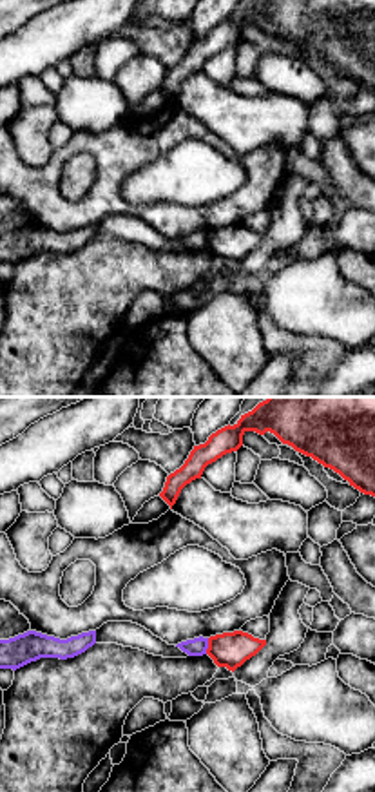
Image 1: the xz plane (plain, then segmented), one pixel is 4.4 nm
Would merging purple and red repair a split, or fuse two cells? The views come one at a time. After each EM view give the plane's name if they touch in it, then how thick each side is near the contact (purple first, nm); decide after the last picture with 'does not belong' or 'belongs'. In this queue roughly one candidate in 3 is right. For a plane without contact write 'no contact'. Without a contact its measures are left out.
meets purple in xz; 80 nm thick on the purple side, 160 nm on the other

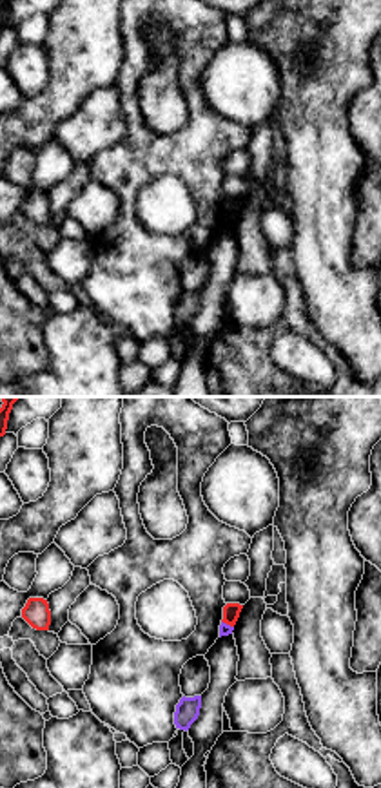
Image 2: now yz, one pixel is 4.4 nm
meets purple in yz; 50 nm thick on the purple side, 80 nm on the other

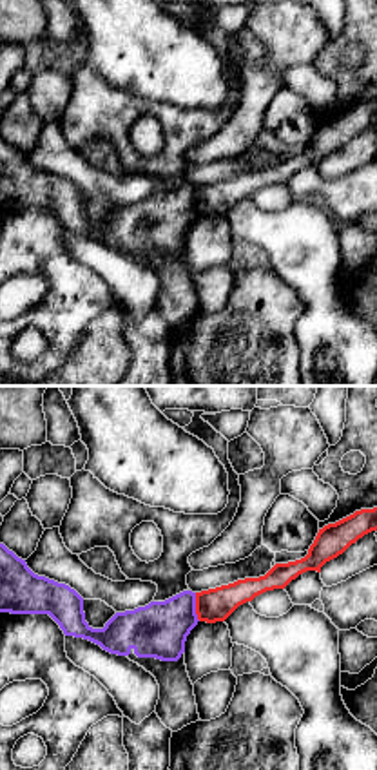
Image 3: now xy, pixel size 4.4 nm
meets purple in xy; 240 nm thick on the purple side, 150 nm on the other

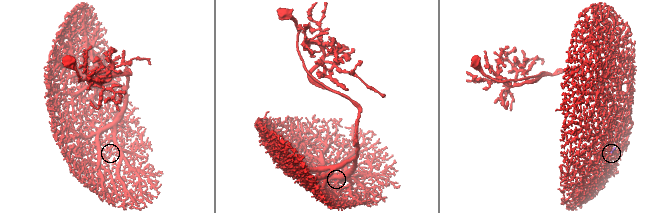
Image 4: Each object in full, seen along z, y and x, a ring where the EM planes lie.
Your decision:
does not belong

